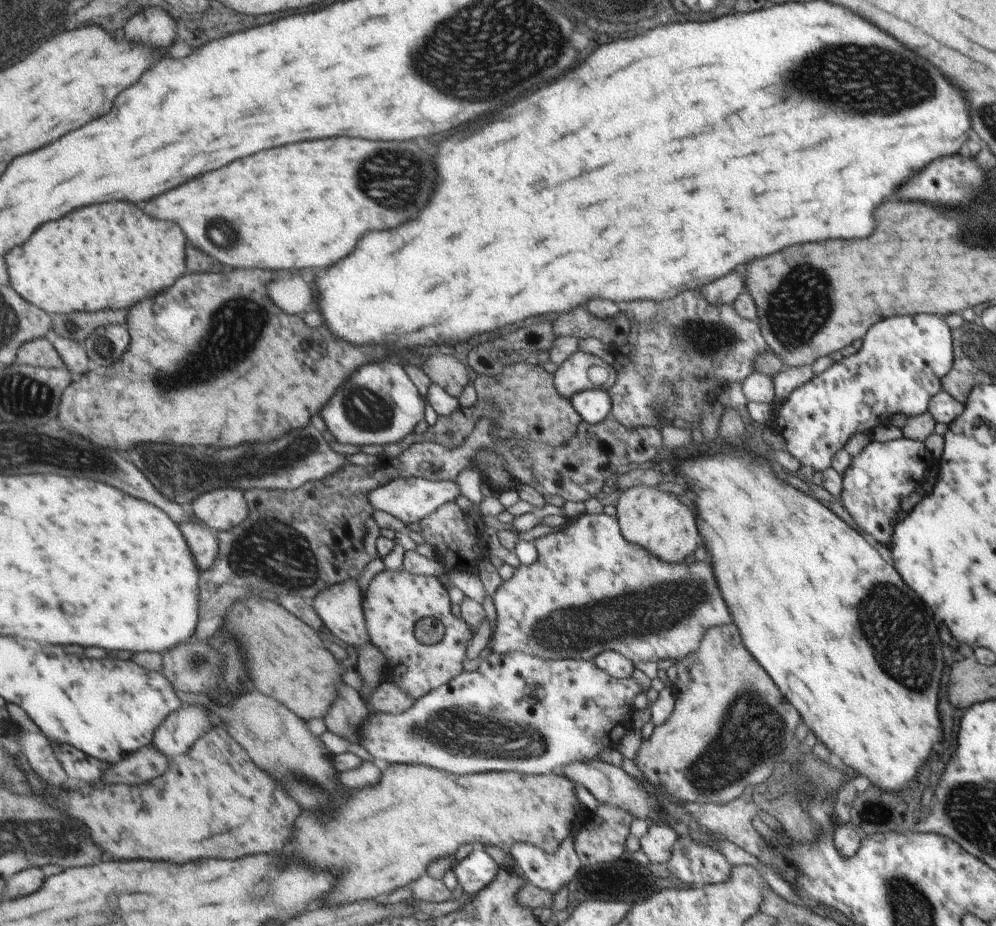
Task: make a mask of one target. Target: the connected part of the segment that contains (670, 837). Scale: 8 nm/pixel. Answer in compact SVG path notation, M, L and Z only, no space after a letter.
M651 824L648 833L639 841L641 849L651 862L668 862L671 859L673 846L681 838L668 824Z

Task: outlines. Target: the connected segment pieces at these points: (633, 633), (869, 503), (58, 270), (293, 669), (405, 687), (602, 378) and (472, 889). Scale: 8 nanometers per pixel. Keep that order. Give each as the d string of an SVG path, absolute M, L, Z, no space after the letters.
M585 513L572 520L565 528L559 529L557 532L552 532L546 536L540 536L533 541L534 548L538 552L538 558L532 564L520 563L515 568L513 576L509 580L503 581L498 587L494 595L496 608L496 629L489 638L489 647L493 653L499 655L509 655L513 652L528 653L532 656L539 656L544 659L584 659L589 661L595 658L604 651L616 651L628 657L628 660L636 662L650 661L658 662L668 658L674 660L684 659L692 651L699 648L701 640L704 638L704 632L707 632L712 627L720 626L721 624L732 622L728 608L718 592L712 568L708 562L694 562L694 564L678 564L678 566L670 566L666 562L660 562L658 558L654 558L650 552L642 550L640 546L628 544L622 536L619 520L615 516L609 516L605 513L589 514Z
M902 437L881 443L872 440L857 456L852 457L843 477L841 502L858 528L874 542L889 547L895 529L894 520L900 515L902 498L908 498L918 480L923 480L926 466L932 464L933 454L920 441Z
M110 202L86 206L72 214L46 224L32 236L28 244L8 254L11 284L26 300L42 307L52 315L82 311L103 311L110 308L126 308L130 311L138 302L158 296L172 288L184 274L190 274L187 261L189 238L184 229L174 222L152 220L138 204Z
M250 596L234 604L232 612L225 618L225 628L232 628L232 633L238 633L243 640L243 648L248 648L248 668L252 668L254 684L268 696L276 696L280 702L288 705L298 716L305 720L310 718L326 718L331 712L333 702L339 695L339 684L342 682L342 672L346 668L340 666L336 656L328 650L330 637L312 628L299 616L290 612L282 603L276 600Z
M404 568L395 571L384 569L365 588L363 613L369 641L384 656L382 672L389 679L387 682L395 684L415 701L464 672L464 664L468 664L468 644L472 644L473 628L467 620L456 616L456 604L452 604L452 592L448 592L444 580L415 575Z
M578 350L561 362L553 375L558 392L568 399L580 391L608 390L617 382L617 370L612 365L597 355Z
M477 846L464 859L457 862L453 872L457 878L457 884L462 886L464 894L478 894L484 887L490 886L498 872L500 866L482 847Z

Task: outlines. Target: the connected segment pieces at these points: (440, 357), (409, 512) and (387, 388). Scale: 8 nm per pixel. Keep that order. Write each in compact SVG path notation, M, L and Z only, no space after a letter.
M434 353L434 356L424 362L422 368L432 383L441 386L450 396L457 399L470 382L468 367L460 358L452 355Z
M398 477L390 482L367 492L367 501L374 511L382 511L391 514L401 520L409 528L424 518L438 511L444 503L456 501L461 494L456 481L431 481L424 477Z
M382 360L368 364L368 368L360 368L360 372L336 392L322 416L336 440L344 444L361 446L360 442L398 442L424 418L424 400L400 364Z

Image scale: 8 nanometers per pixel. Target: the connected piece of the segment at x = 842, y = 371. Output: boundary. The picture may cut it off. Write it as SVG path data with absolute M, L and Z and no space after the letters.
M922 314L922 316L896 316L896 318L888 318L882 320L880 324L876 324L876 328L872 328L872 332L868 332L868 336L864 339L862 348L850 357L844 357L841 361L834 363L822 374L814 376L809 382L801 385L793 390L792 398L806 398L806 412L814 414L814 418L818 420L818 468L815 471L826 471L839 451L844 449L844 445L848 442L851 436L863 432L869 434L873 428L878 425L891 424L890 421L894 414L906 414L909 417L915 417L924 414L928 411L931 399L938 395L943 390L941 385L942 377L950 372L954 356L952 356L952 335L948 324L940 318L940 316L930 316L930 314Z

